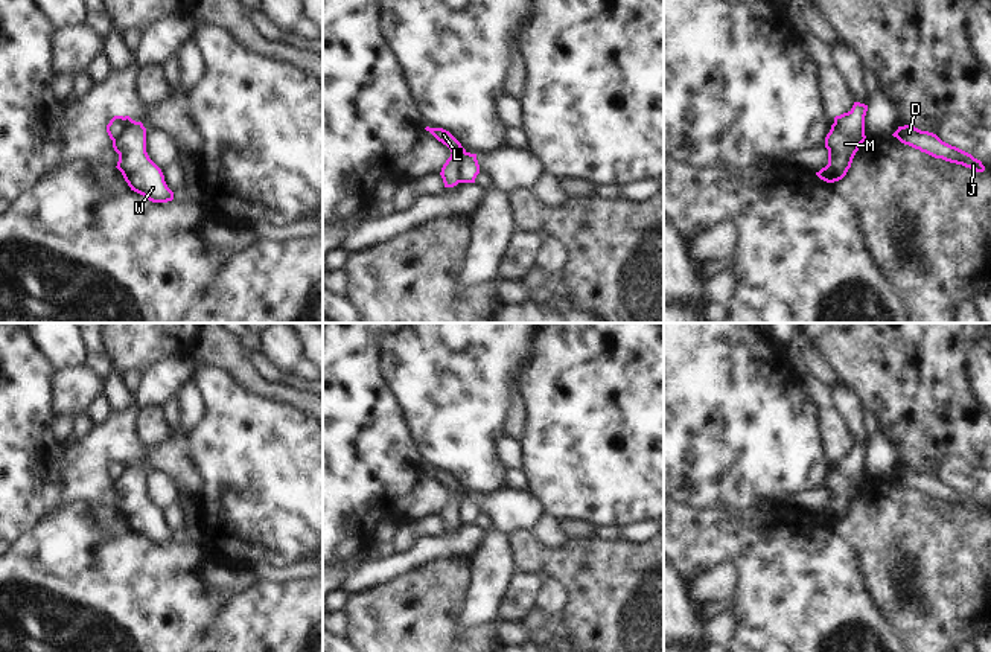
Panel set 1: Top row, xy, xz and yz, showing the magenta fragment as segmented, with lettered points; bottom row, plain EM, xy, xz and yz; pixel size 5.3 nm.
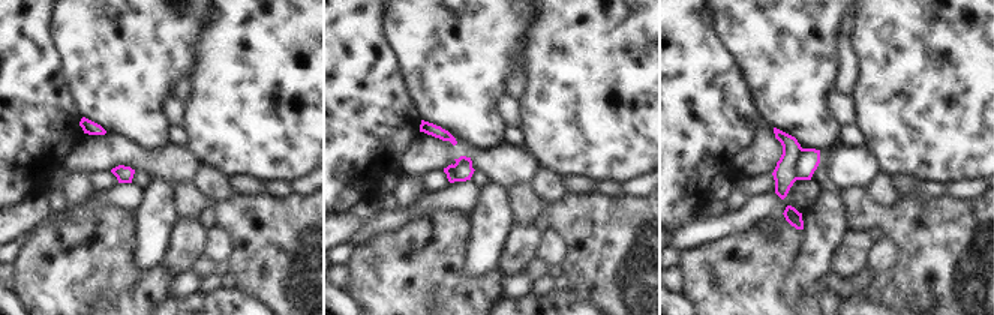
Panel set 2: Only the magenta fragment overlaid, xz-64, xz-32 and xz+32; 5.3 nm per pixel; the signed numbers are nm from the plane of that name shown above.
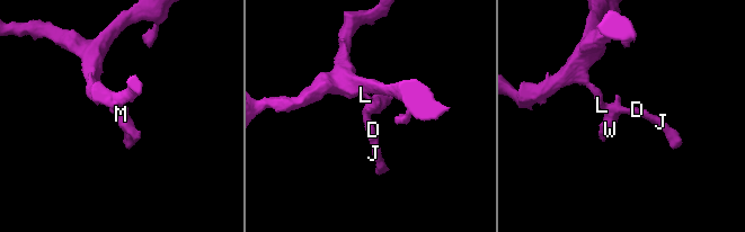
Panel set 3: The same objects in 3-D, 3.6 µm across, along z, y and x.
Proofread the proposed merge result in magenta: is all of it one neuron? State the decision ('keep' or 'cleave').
cleave

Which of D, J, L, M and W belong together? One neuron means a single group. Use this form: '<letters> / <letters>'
D J L / M W

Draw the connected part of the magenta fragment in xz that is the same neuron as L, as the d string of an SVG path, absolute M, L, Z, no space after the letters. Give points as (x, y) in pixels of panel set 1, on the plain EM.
M425 469L429 472L438 483L446 486L451 491L451 498L446 501L446 504L441 509L441 519L445 524L445 529L454 529L458 523L458 507L466 495L466 491L461 487L461 484L446 471L443 469Z

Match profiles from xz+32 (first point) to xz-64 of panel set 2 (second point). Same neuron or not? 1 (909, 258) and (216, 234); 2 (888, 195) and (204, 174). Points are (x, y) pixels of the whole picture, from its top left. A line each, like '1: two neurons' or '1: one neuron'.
1: two neurons
2: one neuron

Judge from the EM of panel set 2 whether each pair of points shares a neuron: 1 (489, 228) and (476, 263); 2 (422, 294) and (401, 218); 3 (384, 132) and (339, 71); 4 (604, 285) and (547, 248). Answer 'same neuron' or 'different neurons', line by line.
1: same neuron
2: different neurons
3: same neuron
4: different neurons

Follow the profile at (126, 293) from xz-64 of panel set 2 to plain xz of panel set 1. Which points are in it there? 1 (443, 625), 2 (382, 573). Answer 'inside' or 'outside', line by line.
1: inside
2: outside

